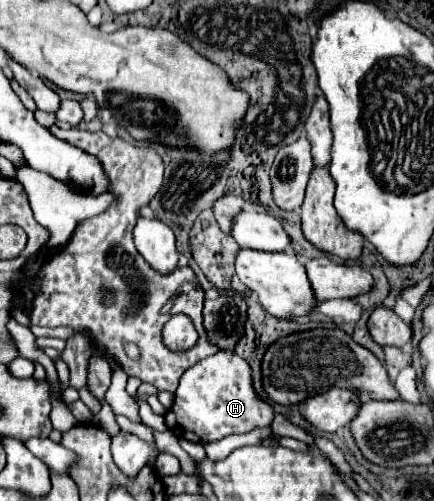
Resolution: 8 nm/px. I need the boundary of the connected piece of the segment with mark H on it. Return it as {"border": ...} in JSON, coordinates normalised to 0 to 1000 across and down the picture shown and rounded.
{"border":[[[505,701],[449,733],[435,733],[403,780],[399,812],[380,824],[380,844],[399,868],[440,868],[449,884],[486,884],[514,868],[574,864],[588,852],[620,852],[629,816],[583,780],[569,721],[532,701]]]}

